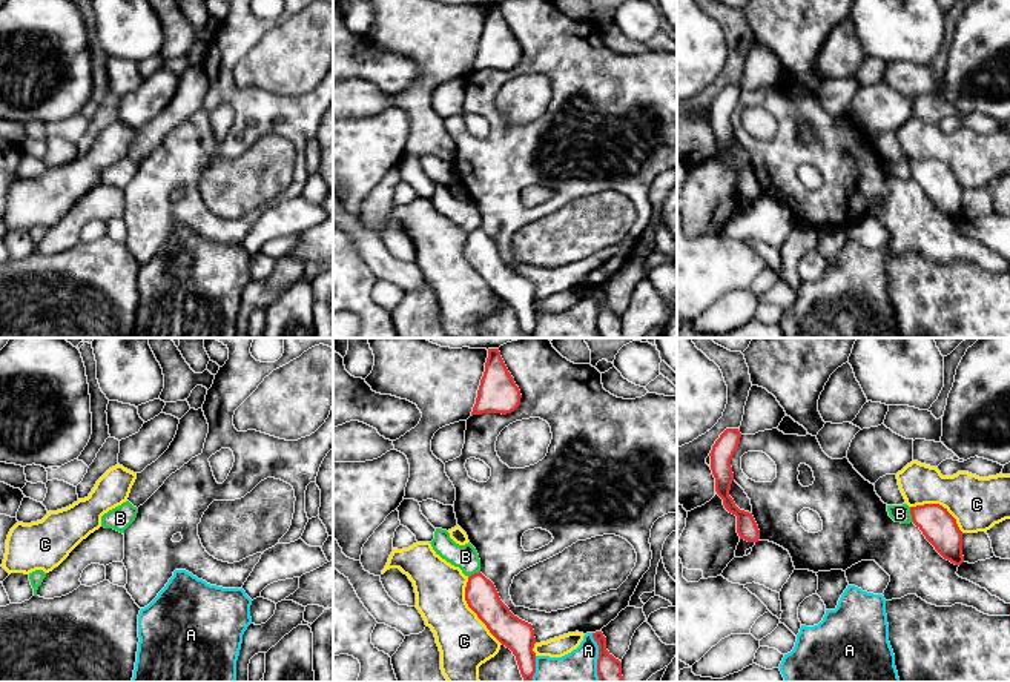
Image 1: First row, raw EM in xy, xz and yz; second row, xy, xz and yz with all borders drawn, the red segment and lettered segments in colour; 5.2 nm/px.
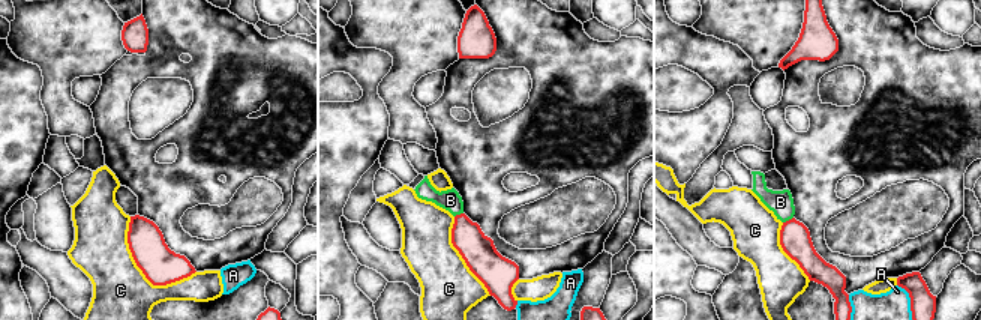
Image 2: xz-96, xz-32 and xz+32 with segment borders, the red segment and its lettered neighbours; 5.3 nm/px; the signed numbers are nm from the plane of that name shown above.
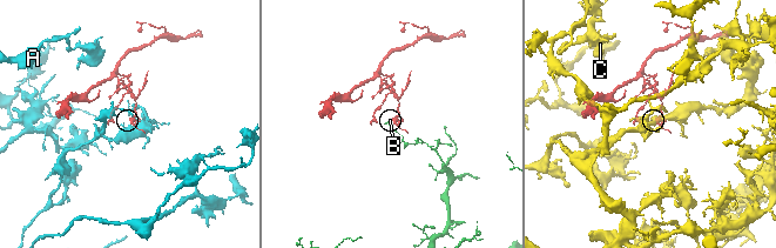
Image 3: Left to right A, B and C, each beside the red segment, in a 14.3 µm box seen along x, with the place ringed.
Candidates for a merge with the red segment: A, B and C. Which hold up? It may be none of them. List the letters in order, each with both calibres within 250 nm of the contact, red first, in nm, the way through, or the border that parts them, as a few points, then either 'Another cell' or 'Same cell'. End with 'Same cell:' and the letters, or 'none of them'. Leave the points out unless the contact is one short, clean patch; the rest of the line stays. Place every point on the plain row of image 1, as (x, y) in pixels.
A: Thickness 130 nm (red) against 280 nm. Another cell
B: Thickness 180 nm (red) against 100 nm. Boundary: yz (909, 163), (914, 177). Another cell
C: Thickness 170 nm (red) against 280 nm. Another cell
Same cell: none of them

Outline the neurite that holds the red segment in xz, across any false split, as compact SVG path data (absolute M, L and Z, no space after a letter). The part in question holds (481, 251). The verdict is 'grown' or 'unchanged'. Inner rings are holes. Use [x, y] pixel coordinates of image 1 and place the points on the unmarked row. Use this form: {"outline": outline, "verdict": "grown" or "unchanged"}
{"outline": "M480 227L468 233L465 257L490 289L513 307L523 336L531 338L536 329L533 281L510 267L500 257L494 240Z", "verdict": "unchanged"}

